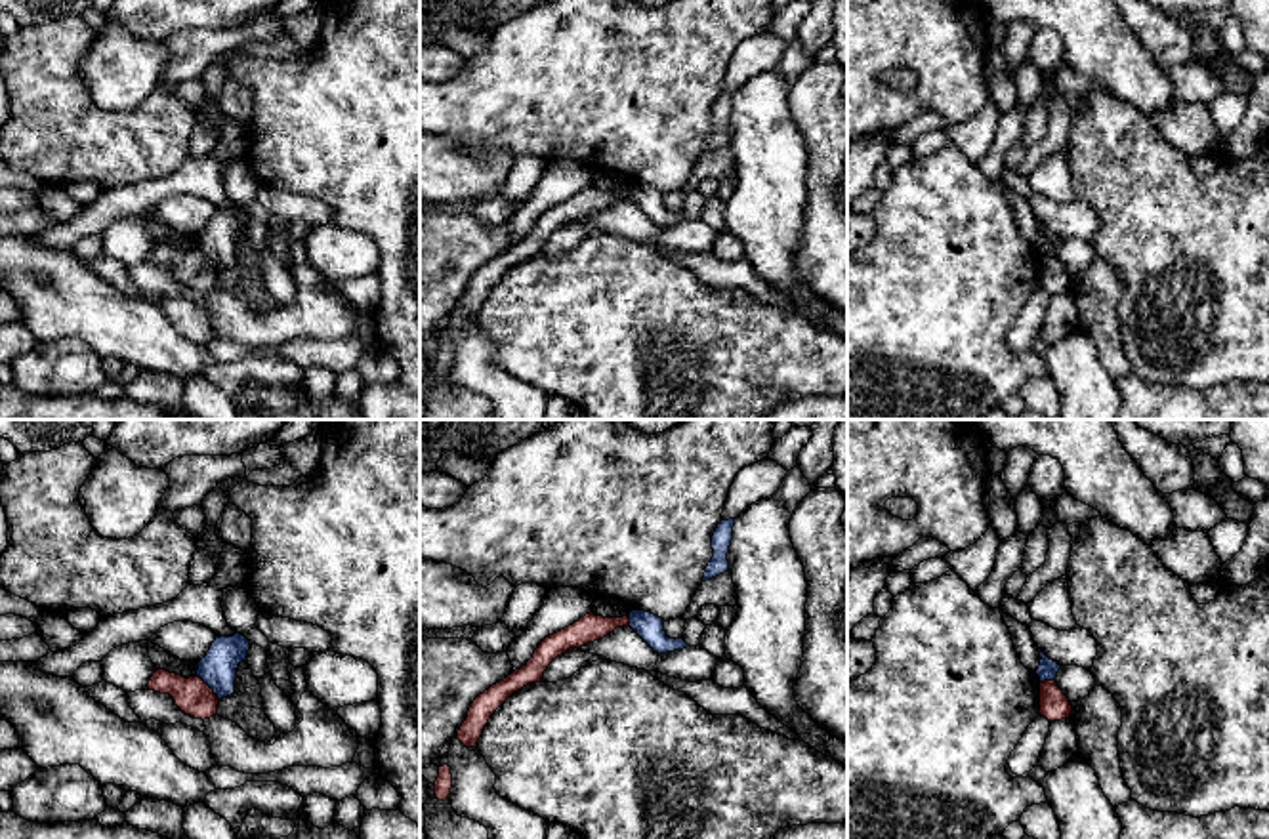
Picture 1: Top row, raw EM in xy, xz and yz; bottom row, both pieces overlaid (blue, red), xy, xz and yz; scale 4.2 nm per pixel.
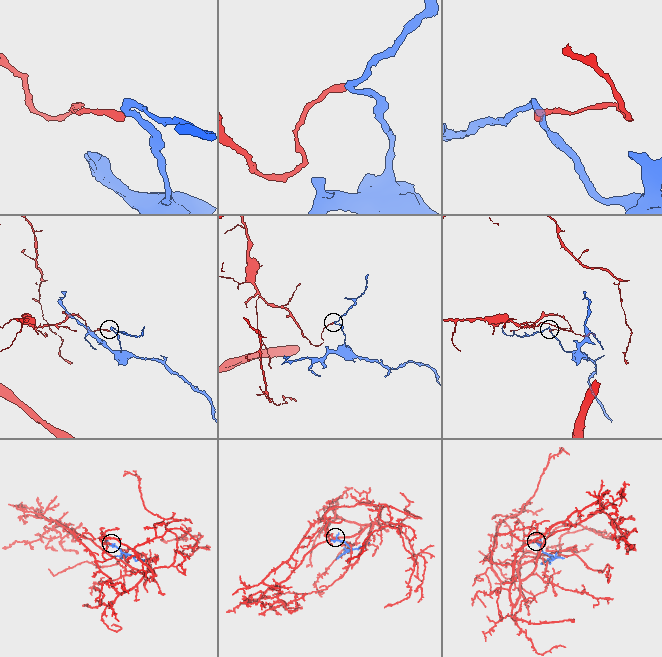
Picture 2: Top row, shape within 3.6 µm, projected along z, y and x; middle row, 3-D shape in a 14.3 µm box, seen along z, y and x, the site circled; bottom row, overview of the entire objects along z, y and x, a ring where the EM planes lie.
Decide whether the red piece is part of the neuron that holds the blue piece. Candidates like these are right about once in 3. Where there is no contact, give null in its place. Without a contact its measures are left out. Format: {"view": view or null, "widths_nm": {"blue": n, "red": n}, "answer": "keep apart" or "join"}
{"view": "xy", "widths_nm": {"blue": 160, "red": 160}, "answer": "keep apart"}

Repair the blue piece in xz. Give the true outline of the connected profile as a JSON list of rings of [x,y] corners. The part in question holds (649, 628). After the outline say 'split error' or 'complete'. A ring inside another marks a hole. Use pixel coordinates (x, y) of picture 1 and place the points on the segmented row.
[[[632,610],[628,618],[630,627],[658,654],[689,646],[683,639],[670,639],[664,631],[664,620],[651,612]]]; complete

